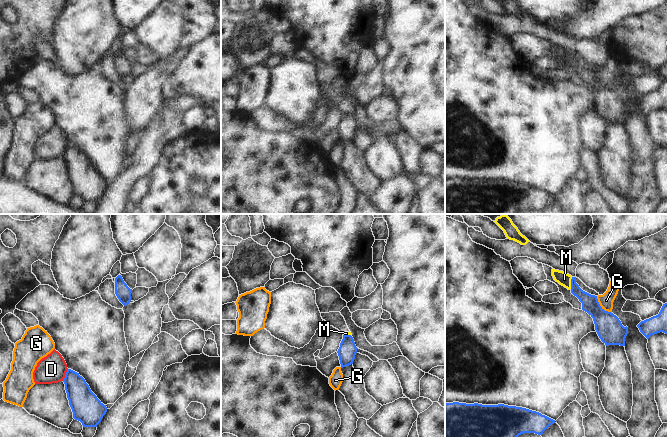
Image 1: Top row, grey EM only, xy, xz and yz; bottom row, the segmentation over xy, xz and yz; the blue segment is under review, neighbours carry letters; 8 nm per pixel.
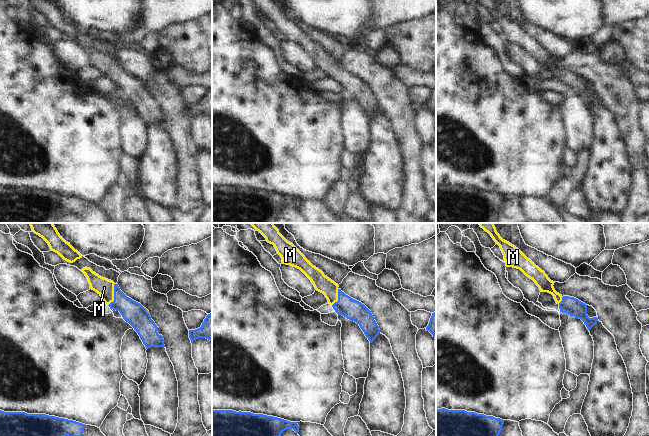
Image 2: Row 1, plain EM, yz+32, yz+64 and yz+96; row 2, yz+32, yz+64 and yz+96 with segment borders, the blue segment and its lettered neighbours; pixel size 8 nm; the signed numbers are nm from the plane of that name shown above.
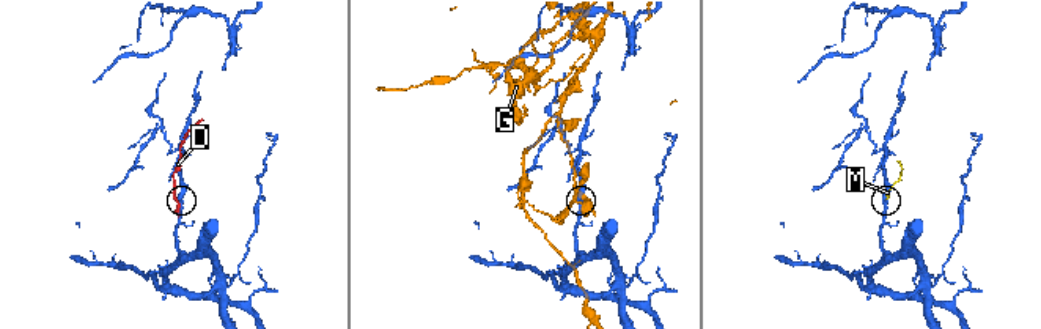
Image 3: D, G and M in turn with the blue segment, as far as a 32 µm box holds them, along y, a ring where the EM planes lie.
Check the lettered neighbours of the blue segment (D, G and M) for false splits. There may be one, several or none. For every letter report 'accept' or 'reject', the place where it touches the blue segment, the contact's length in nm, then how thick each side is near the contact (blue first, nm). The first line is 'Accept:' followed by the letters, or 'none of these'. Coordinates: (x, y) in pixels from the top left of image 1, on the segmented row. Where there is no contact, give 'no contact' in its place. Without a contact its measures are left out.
Accept: M
D: reject | xy (65, 374) | 110 nm | 220/220 nm
G: reject | yz (600, 306) | 190 nm | 220/120 nm
M: accept | yz (571, 283) | 100 nm | 140/110 nm

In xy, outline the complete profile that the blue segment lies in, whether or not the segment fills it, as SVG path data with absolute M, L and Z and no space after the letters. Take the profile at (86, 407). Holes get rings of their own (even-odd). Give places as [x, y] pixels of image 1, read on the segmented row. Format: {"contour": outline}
{"contour": "M67 369L63 382L65 384L69 405L73 412L73 418L80 421L83 427L97 427L107 412L106 405L104 405L91 391L85 379L80 376L79 373L71 369Z"}

